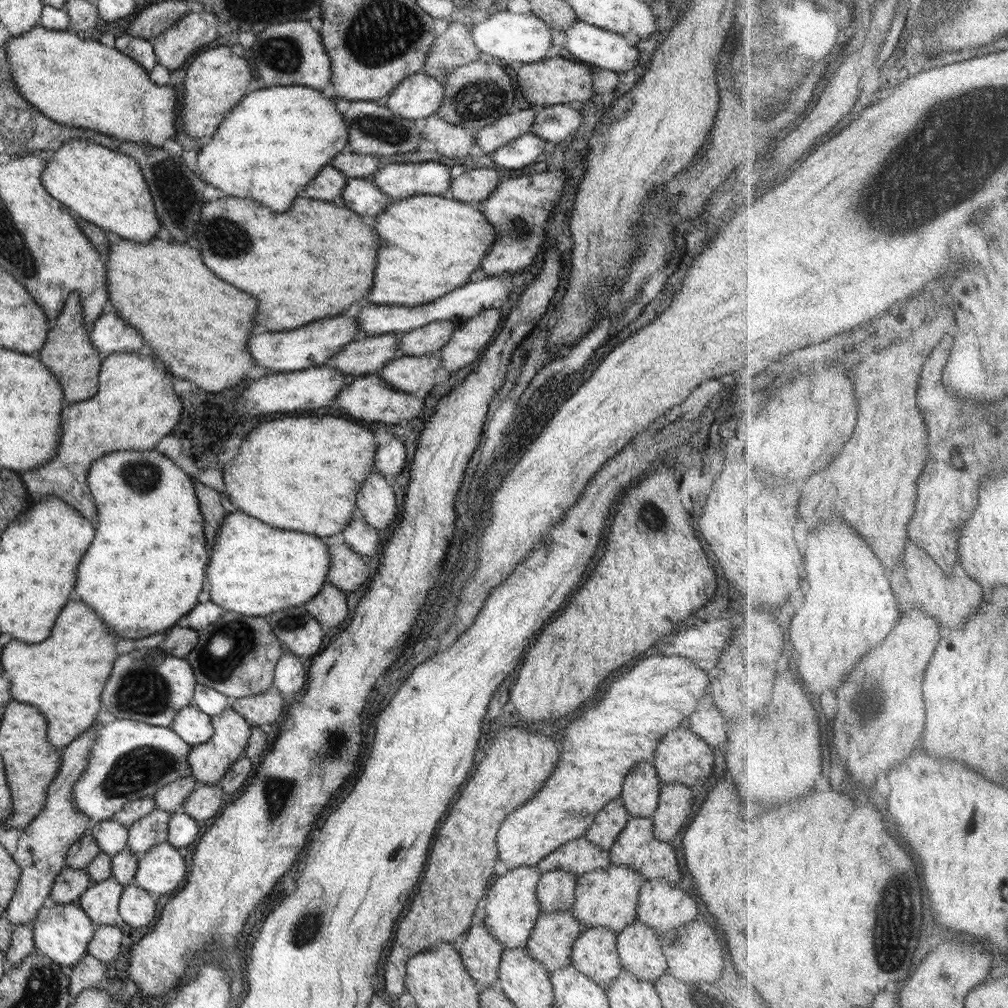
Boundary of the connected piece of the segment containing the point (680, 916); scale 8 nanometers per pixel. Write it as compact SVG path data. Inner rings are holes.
M652 879L645 882L638 894L636 919L664 935L672 929L696 920L699 916L698 906L698 897L692 898L680 886L672 886L666 879Z

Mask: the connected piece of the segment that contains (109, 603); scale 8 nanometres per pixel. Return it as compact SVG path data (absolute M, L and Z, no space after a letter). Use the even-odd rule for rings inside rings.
M154 448L146 451L122 450L110 452L110 454L100 457L92 463L86 482L92 496L94 496L94 500L96 500L98 522L92 522L96 538L90 544L90 548L86 550L84 558L80 560L78 576L76 576L76 590L74 592L78 594L78 598L82 602L86 602L90 608L94 608L94 612L100 616L100 620L104 620L104 624L108 628L112 628L122 638L134 638L136 640L136 638L144 638L166 632L168 628L172 628L182 616L186 616L198 604L198 594L204 588L204 574L206 574L208 552L206 552L206 542L204 542L204 520L196 496L196 490L194 490L193 478L184 472L172 458L164 456L162 452L158 452Z

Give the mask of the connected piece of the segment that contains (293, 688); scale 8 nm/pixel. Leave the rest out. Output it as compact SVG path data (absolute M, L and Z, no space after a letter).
M290 652L278 660L273 674L273 687L280 691L280 694L296 694L306 684L306 668L304 658Z

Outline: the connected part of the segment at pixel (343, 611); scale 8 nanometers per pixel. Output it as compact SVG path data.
M324 583L320 592L305 603L306 611L318 620L325 628L335 627L342 624L348 616L346 595L342 589L338 589L332 583Z

